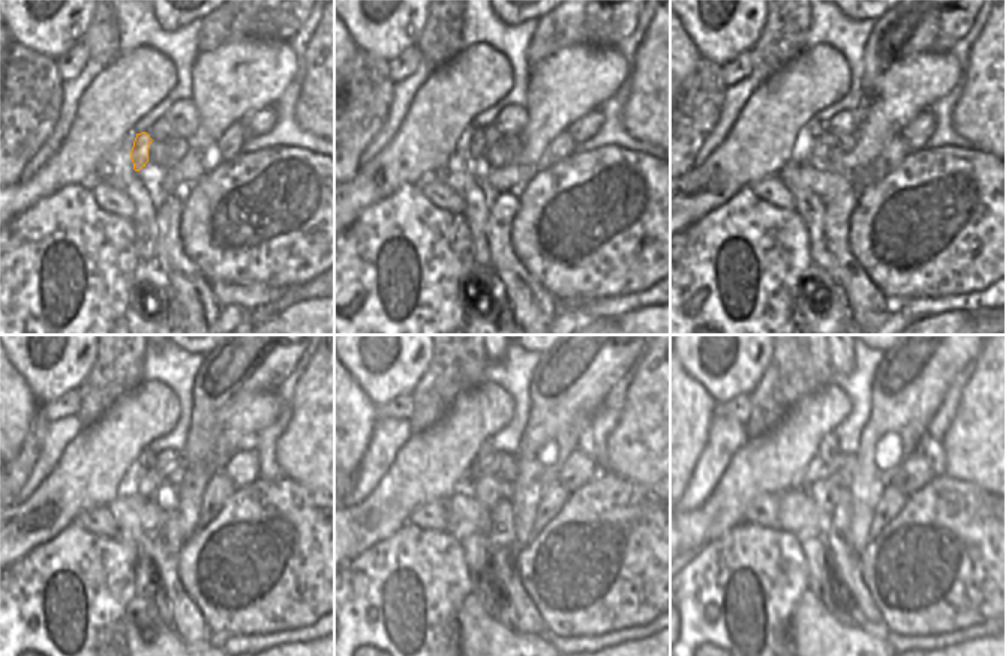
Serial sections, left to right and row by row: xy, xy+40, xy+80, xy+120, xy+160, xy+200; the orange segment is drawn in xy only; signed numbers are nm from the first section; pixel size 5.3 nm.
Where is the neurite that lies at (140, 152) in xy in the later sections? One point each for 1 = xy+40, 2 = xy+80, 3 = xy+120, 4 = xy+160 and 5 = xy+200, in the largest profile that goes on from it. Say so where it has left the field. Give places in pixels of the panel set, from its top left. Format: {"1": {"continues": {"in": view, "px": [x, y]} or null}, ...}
{"1": {"continues": {"in": "xy+40", "px": [477, 141]}}, "2": {"continues": {"in": "xy+80", "px": [816, 126]}}, "3": {"continues": {"in": "xy+120", "px": [146, 461]}}, "4": {"continues": {"in": "xy+160", "px": [486, 452]}}, "5": {"continues": {"in": "xy+200", "px": [828, 446]}}}

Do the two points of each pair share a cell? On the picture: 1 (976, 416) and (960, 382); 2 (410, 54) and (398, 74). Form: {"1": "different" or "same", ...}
{"1": "different", "2": "same"}

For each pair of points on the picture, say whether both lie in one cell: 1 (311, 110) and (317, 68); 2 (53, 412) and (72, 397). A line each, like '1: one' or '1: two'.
1: one
2: one

